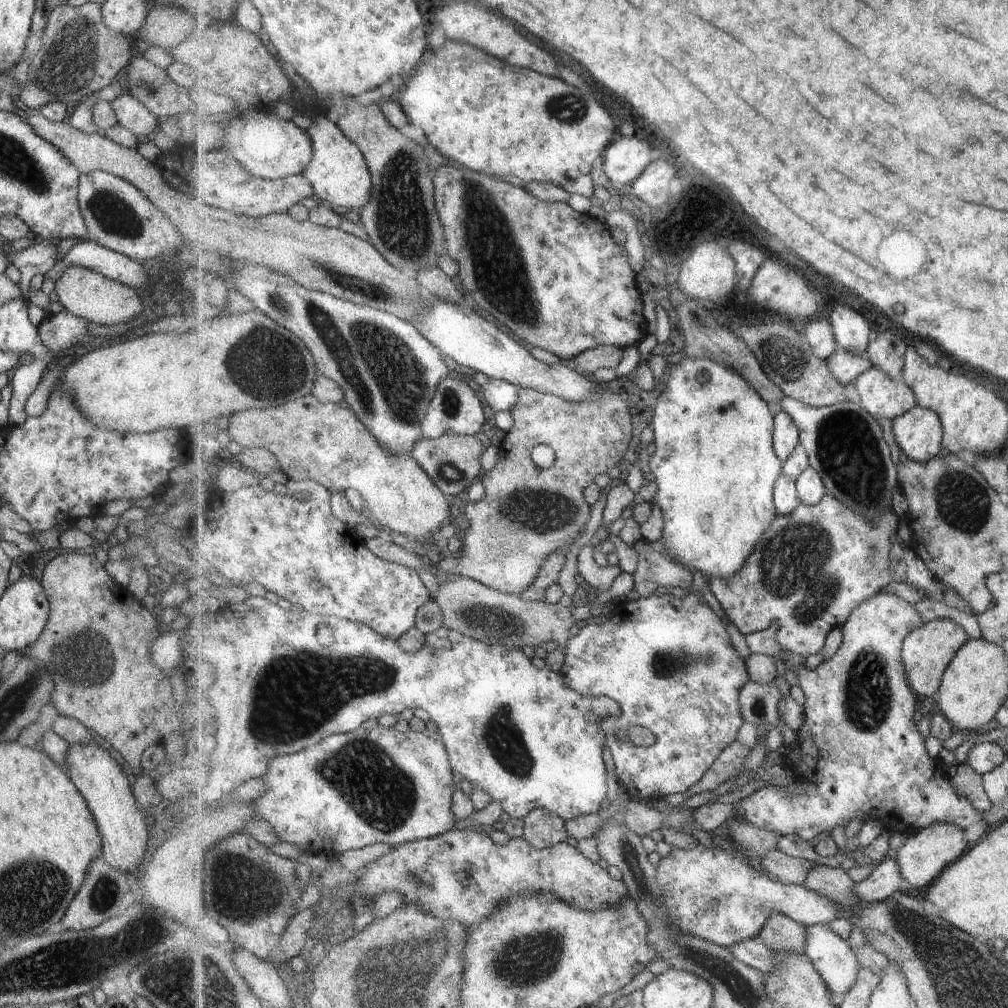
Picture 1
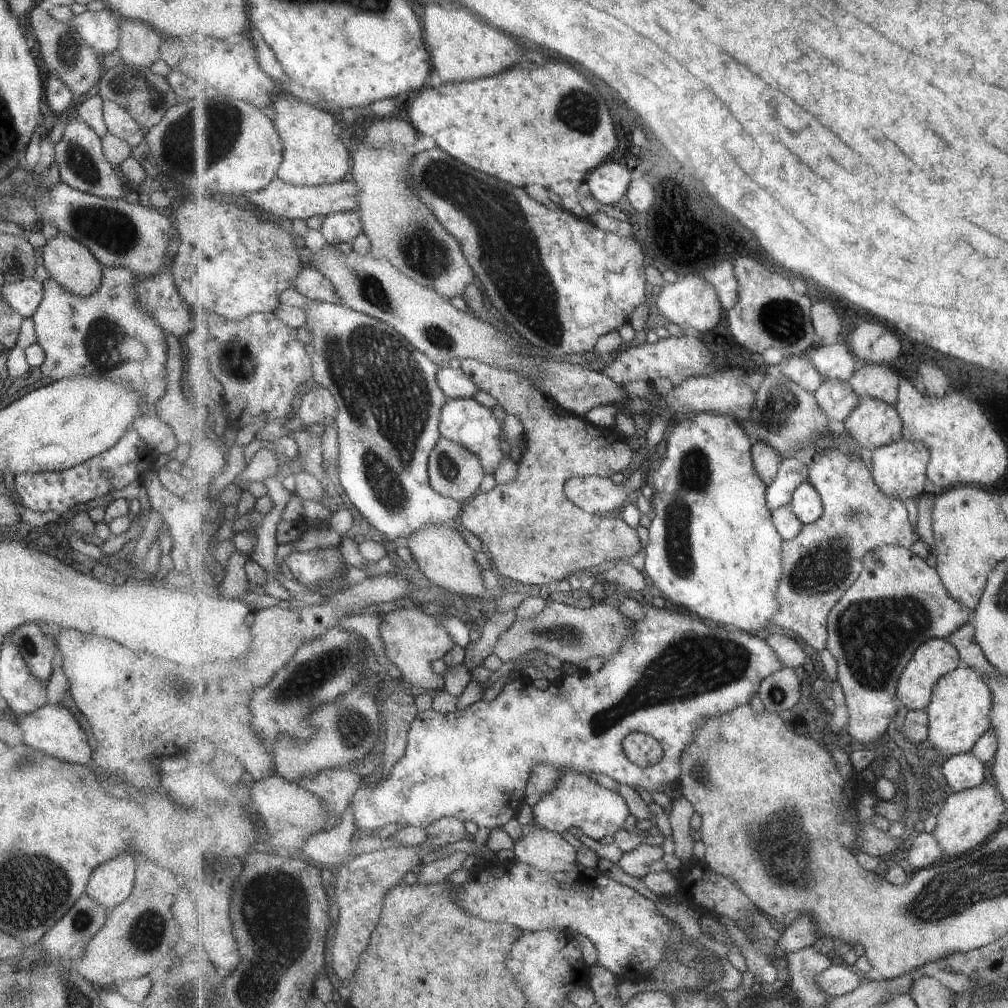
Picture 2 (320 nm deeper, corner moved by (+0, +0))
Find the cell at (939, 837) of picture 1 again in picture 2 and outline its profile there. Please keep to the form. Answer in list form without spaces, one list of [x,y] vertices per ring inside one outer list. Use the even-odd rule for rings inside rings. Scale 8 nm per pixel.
[[[989,778],[976,787],[949,795],[937,815],[937,828],[934,831],[944,848],[945,859],[983,846],[985,836],[997,826],[997,818],[1001,812],[1003,812],[1001,794]]]

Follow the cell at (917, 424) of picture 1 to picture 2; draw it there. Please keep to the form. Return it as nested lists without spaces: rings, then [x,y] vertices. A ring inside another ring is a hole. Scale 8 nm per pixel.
[[[902,438],[899,442],[872,450],[872,475],[887,496],[903,502],[909,498],[918,500],[924,493],[923,486],[927,482],[930,460],[931,451],[924,442]]]

